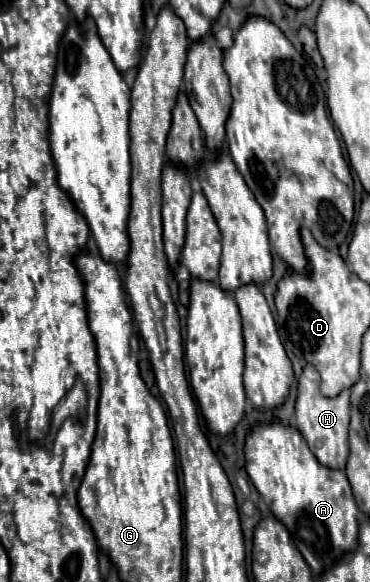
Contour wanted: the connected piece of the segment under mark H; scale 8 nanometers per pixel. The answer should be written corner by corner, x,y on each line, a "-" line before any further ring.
306,364
298,380
296,400
296,424
318,462
332,470
344,470
348,462
348,424
350,424
350,390
344,390
336,398
326,398
320,392
320,374

